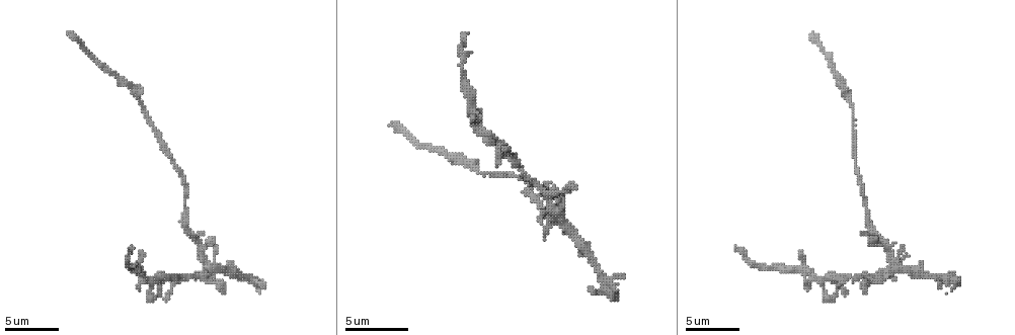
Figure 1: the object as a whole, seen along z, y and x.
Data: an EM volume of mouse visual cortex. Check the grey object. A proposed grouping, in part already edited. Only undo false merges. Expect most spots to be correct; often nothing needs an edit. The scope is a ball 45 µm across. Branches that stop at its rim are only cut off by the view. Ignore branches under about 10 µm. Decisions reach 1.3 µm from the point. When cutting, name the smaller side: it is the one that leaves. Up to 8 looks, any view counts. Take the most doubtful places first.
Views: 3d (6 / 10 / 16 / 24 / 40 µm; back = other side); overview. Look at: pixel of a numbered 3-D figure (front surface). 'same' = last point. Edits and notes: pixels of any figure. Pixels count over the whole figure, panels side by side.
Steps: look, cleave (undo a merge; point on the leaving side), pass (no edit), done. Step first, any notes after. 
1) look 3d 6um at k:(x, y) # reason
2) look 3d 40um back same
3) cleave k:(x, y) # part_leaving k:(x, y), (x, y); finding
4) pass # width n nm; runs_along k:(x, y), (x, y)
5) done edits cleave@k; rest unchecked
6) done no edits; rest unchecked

look 3d 16um at 1:(834, 72) # sudden change in width

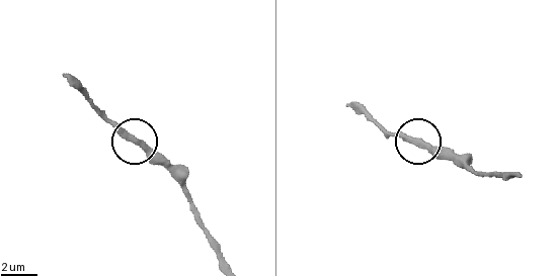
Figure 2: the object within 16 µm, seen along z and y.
pass # runs_along 2:(228, 263), (184, 186), (104, 110); all the same neuron

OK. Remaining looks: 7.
look 3d 16um at 1:(868, 223)

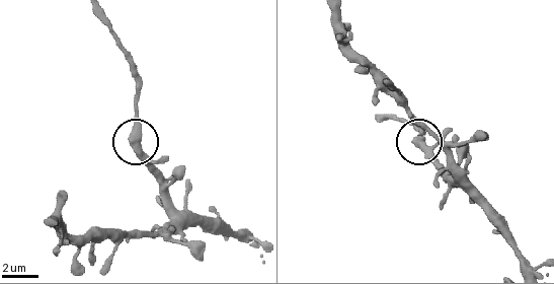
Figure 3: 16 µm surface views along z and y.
pass # one neuron here

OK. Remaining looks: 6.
look 3d 10um at 1:(470, 93)

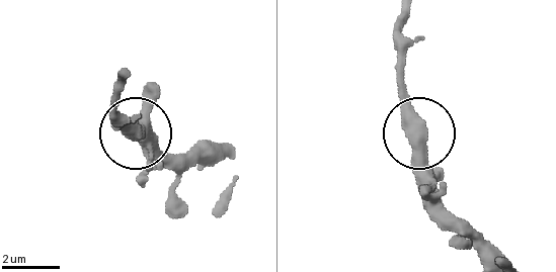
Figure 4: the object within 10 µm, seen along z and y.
look 3d 6um at 4:(421, 132) # zoom in

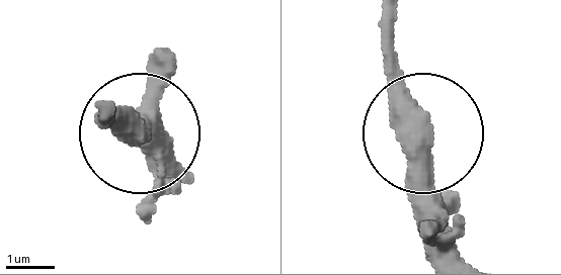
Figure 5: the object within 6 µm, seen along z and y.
pass # one neuron here

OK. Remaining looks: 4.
look 3d 10um at 1:(478, 169) # thick turns thin

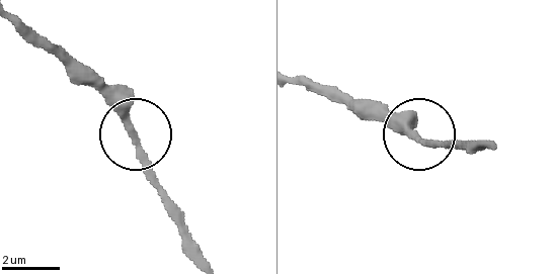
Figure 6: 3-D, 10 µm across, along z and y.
pass # one neuron here

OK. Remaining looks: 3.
done no edits; rest unchecked

